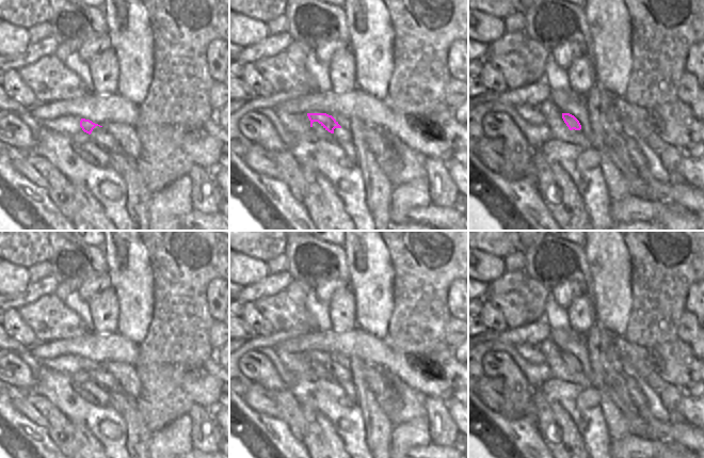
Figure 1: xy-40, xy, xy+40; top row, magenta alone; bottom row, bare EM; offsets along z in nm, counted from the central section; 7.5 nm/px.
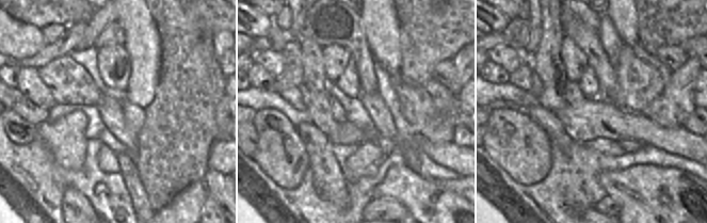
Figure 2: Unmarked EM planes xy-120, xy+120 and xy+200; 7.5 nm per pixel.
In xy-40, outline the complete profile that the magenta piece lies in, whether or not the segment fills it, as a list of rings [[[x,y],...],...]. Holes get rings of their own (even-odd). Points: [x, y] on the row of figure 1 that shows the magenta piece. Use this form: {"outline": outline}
{"outline": [[[81,119],[80,121],[80,127],[82,128],[82,130],[89,135],[92,133],[93,129],[96,127],[96,126],[99,126],[99,127],[102,127],[98,124],[95,124],[93,123],[92,121],[90,120],[85,120],[85,119]]]}

